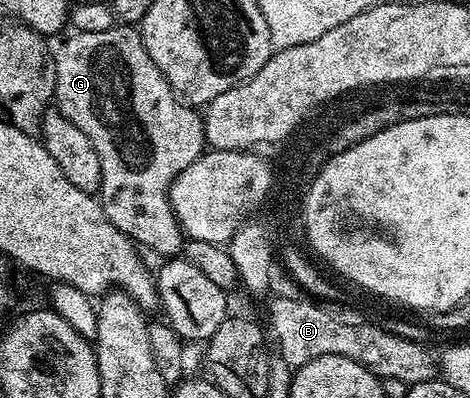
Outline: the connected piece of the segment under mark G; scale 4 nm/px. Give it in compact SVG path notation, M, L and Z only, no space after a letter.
M116 26L109 30L101 30L101 34L85 34L84 32L71 34L71 37L55 52L55 99L53 104L62 116L69 118L69 122L73 122L73 126L77 126L83 131L85 138L89 138L89 142L93 142L93 150L97 150L97 158L101 158L101 186L97 196L109 222L113 222L113 226L117 226L117 230L121 230L121 234L125 234L129 239L135 241L140 249L148 248L149 251L156 252L159 258L178 257L183 251L185 237L179 219L175 217L175 211L171 208L171 184L181 174L181 170L185 170L185 166L189 166L198 156L203 155L207 144L207 135L203 129L202 115L192 105L180 99L177 93L171 89L170 82L164 78L161 70L157 70L153 58L149 58L143 45L142 35L131 26Z

